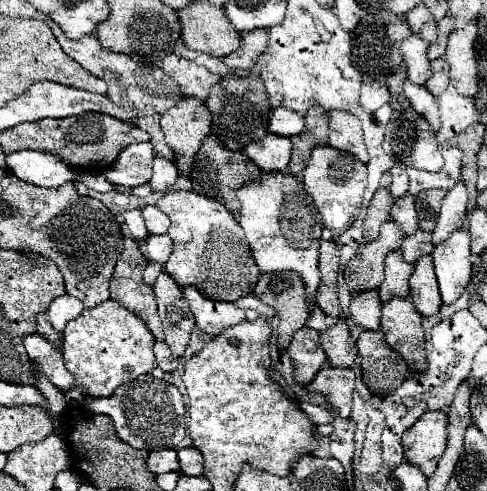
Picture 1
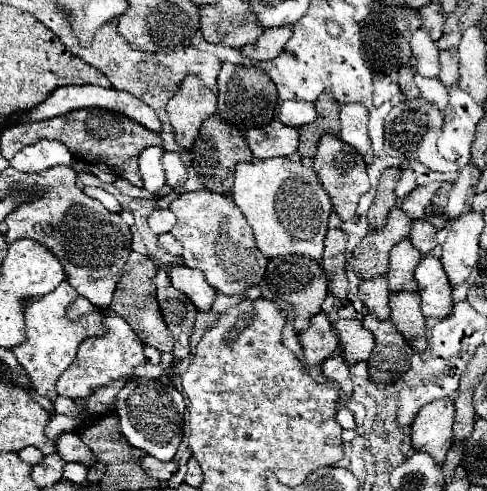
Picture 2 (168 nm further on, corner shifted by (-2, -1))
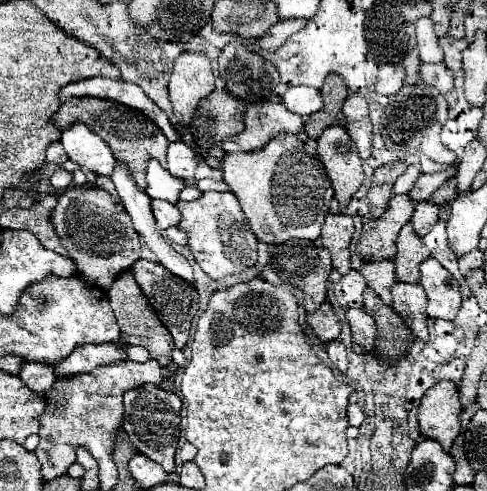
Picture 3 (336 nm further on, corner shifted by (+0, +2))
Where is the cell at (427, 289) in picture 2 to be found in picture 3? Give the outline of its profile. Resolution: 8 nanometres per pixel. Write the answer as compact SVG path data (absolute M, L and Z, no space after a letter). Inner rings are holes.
M428 257L420 265L420 283L428 295L426 313L438 319L454 319L460 309L460 289L436 259Z

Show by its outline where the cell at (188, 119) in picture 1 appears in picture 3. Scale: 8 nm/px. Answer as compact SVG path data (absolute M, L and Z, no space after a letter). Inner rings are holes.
M182 53L174 61L168 89L174 115L184 127L192 121L198 103L214 91L210 59L202 53Z

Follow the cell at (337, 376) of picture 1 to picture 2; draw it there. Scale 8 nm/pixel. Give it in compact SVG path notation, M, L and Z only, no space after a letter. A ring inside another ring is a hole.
M338 352L324 360L322 370L324 370L324 374L328 376L330 382L334 382L340 390L344 390L346 396L352 396L352 380L350 380L350 374L348 374L348 364L344 362L342 356L338 356Z

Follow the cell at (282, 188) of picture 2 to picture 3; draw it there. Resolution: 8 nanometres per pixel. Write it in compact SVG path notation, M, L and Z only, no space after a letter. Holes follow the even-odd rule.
M278 135L278 139L272 139L258 151L228 153L222 175L240 201L258 241L282 245L290 239L316 241L320 237L334 189L318 155L306 151L306 143L296 135Z

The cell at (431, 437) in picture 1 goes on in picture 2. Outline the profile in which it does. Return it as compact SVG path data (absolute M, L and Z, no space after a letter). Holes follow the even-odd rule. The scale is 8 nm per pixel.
M450 398L432 400L412 422L412 446L420 452L428 452L438 464L444 464L452 446L452 422L454 402Z

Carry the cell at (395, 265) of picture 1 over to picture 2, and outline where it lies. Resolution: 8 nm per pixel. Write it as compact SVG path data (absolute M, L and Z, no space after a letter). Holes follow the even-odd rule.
M408 238L398 242L390 252L390 268L388 268L388 286L392 292L402 290L418 290L414 280L414 268L422 260L422 254L412 246Z

